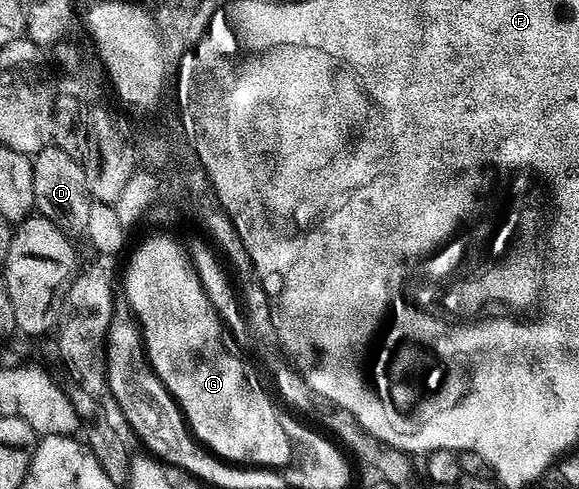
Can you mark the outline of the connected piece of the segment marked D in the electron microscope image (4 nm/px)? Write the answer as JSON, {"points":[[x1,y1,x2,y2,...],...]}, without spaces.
{"points":[[53,144,44,147,37,153,33,157,32,163,34,205,39,215,48,217,57,228,67,235,83,235,93,204,87,188,83,163]]}

